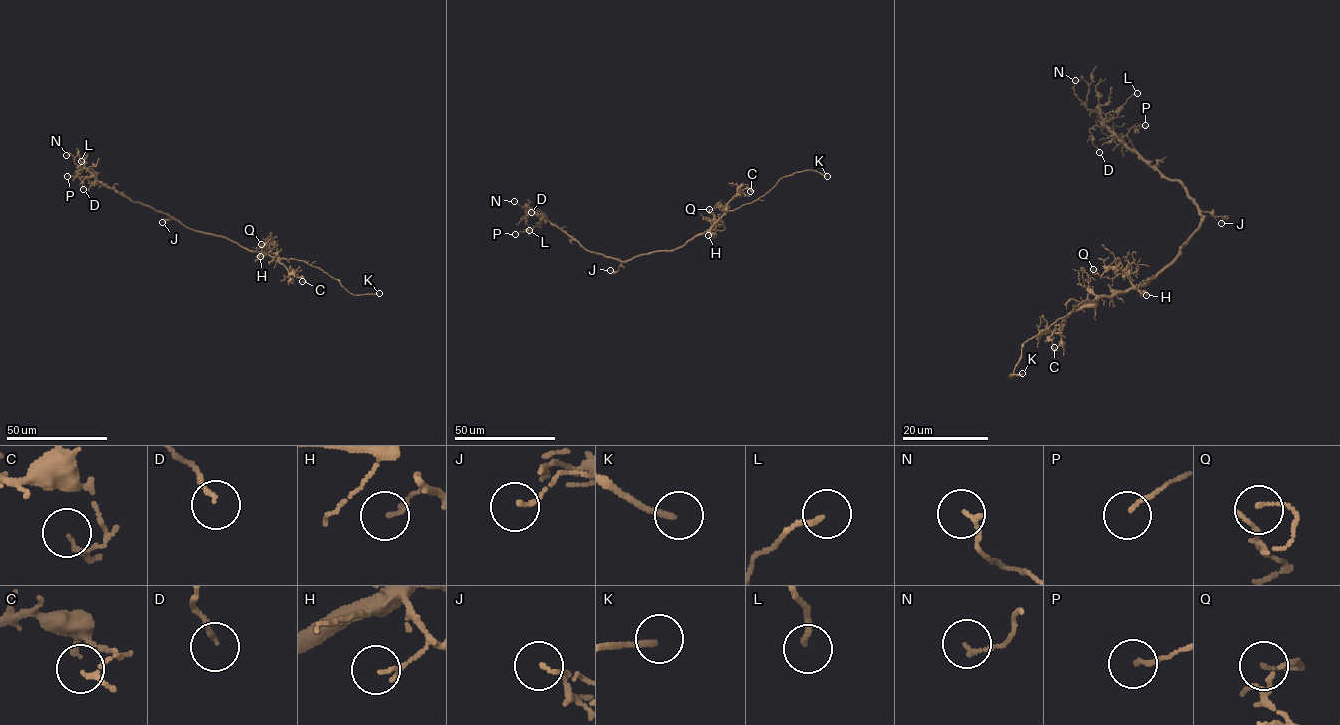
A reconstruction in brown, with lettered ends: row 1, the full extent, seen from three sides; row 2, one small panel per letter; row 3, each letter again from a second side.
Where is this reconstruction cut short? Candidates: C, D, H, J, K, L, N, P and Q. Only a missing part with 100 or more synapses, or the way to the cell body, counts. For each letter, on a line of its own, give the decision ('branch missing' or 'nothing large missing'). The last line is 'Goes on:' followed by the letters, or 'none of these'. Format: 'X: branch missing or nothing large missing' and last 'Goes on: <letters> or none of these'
C: nothing large missing
D: nothing large missing
H: nothing large missing
J: nothing large missing
K: branch missing
L: nothing large missing
N: nothing large missing
P: nothing large missing
Q: nothing large missing
Goes on: K

